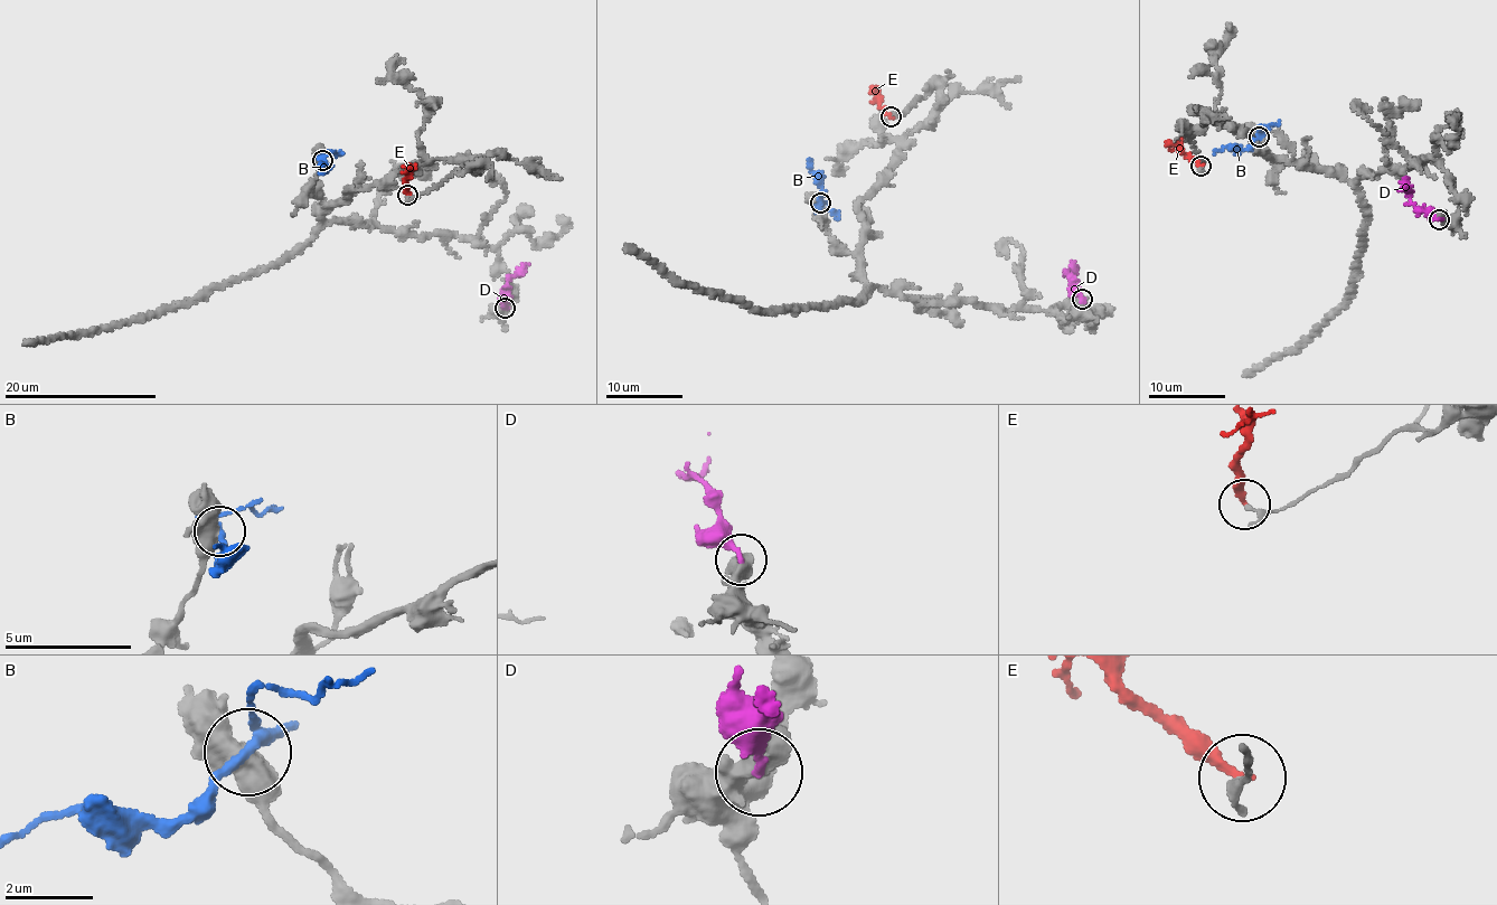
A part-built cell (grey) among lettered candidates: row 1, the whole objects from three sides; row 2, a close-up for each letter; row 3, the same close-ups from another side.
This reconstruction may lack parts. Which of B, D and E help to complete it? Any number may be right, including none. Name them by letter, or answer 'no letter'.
D

